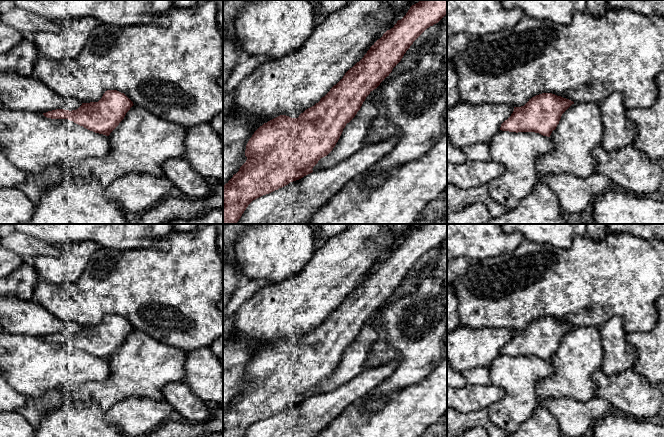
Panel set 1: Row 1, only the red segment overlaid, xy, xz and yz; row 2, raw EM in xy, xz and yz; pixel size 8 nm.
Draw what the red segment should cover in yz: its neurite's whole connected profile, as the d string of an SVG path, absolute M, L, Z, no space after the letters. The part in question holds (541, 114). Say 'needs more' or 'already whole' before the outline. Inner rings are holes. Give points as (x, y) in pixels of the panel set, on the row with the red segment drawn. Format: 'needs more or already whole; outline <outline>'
already whole; outline M542 93L529 99L521 107L514 107L511 116L500 127L509 132L535 132L550 137L562 114L573 101L552 93Z

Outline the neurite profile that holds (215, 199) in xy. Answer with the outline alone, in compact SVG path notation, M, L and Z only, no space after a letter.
M223 181L212 184L211 193L204 199L167 197L144 212L139 224L171 224L175 219L200 217L212 209L223 208Z

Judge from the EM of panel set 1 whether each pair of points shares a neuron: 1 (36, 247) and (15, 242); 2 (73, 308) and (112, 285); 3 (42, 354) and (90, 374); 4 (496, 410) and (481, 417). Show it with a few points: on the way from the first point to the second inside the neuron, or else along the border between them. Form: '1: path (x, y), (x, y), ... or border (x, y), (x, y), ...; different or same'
1: path (31, 247), (20, 243); same
2: path (83, 302), (102, 289); same
3: path (54, 363), (65, 363), (78, 367); same
4: border (485, 409), (489, 419), (497, 426); different

